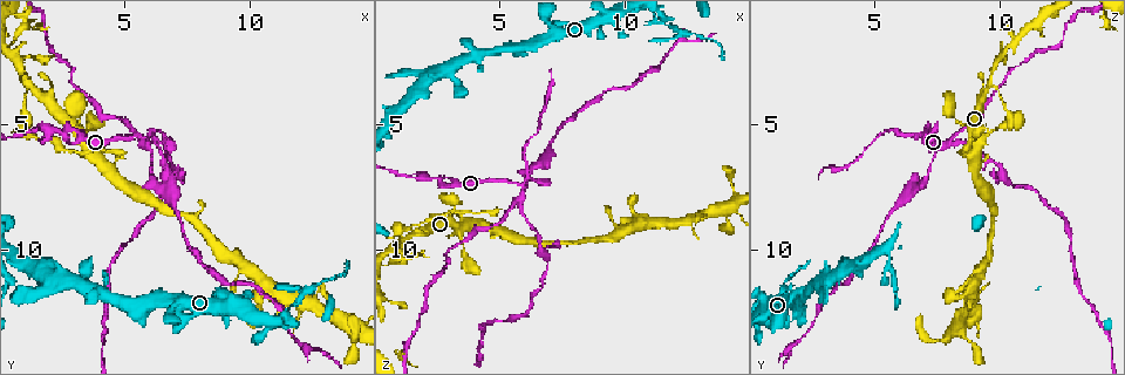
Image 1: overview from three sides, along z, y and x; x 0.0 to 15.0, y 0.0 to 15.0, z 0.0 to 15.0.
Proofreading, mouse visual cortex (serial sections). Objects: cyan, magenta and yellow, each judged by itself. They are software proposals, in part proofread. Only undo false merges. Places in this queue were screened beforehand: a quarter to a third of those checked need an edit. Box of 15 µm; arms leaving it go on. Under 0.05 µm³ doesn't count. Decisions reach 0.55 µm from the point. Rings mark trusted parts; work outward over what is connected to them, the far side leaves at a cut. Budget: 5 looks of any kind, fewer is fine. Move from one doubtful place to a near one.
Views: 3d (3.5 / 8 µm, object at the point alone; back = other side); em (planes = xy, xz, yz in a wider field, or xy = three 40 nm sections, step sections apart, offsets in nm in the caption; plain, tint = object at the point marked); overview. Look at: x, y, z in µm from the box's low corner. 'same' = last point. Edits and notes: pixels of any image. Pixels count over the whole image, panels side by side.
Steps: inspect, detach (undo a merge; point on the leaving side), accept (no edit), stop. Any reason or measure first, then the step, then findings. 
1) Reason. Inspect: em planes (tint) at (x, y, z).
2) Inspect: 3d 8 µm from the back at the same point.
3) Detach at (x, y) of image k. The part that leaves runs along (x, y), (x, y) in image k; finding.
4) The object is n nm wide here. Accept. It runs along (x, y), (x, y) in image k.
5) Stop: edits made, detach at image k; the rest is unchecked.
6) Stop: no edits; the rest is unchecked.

Small branch off a trunk. Inspect: 3d 3.5 µm at (3.7, 6.1, 9.0).

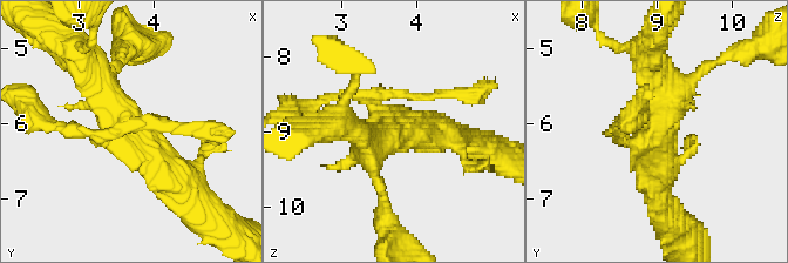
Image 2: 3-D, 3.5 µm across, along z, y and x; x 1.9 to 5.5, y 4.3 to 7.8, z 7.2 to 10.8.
Need the tissue. Inspect: em xy step 5 (tint) at (3.70, 6.15, 9.00).

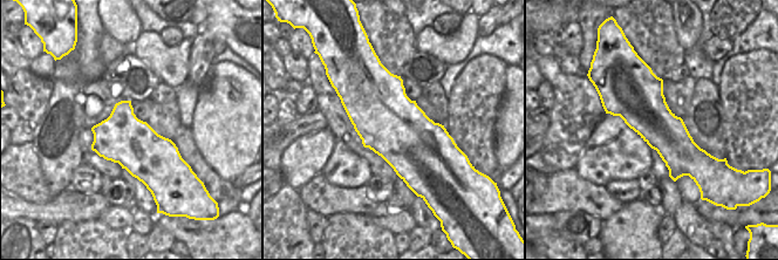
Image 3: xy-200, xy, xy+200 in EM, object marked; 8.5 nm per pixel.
Accept. It runs along (89, 67), (126, 129), (187, 194) in image 2; continuous, no second cell.

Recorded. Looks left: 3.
Inspect: 3d 3.5 µm at (5.9, 5.6, 7.8).

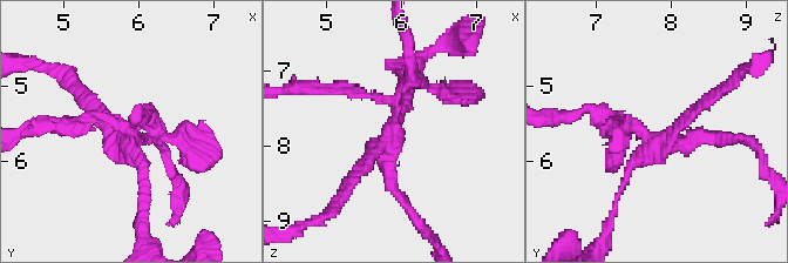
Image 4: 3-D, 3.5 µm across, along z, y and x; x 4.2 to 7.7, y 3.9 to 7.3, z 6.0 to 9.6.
Inspect: em xy step 1 (tint) at (5.90, 5.70, 7.70).

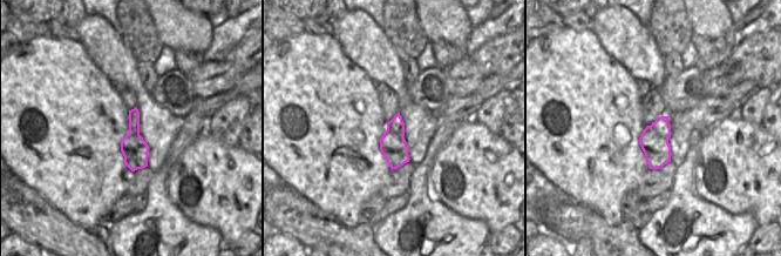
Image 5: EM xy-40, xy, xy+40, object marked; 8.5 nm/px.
Detach at (421, 79) of image 4. The part that leaves runs along (388, 100), (395, 108), (388, 181), (402, 202) in image 4; two cells meet here.

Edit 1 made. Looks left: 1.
Stop: edits made, detach at image 4; the rest is unchecked.

